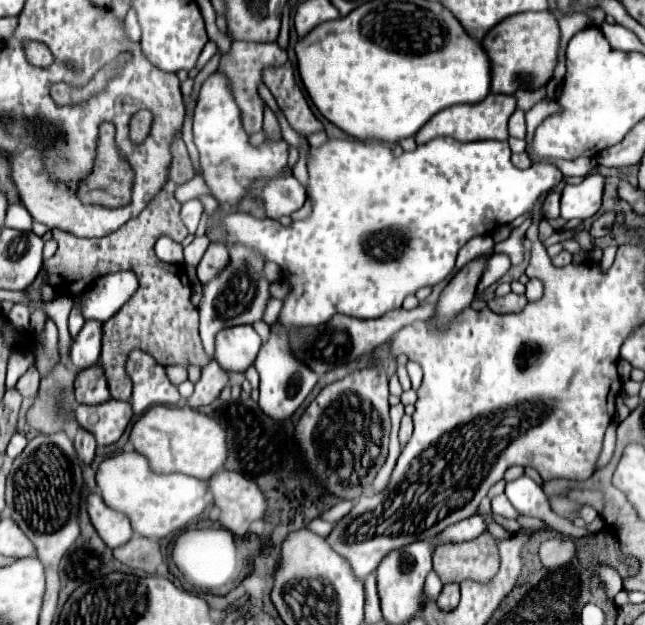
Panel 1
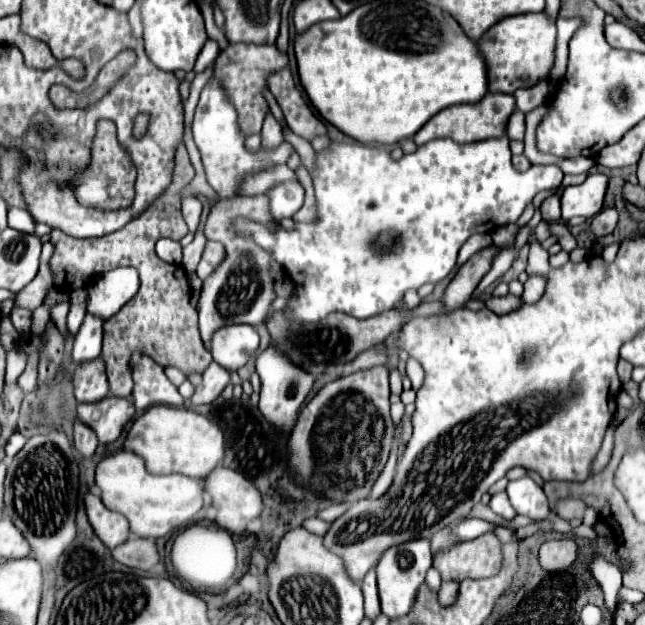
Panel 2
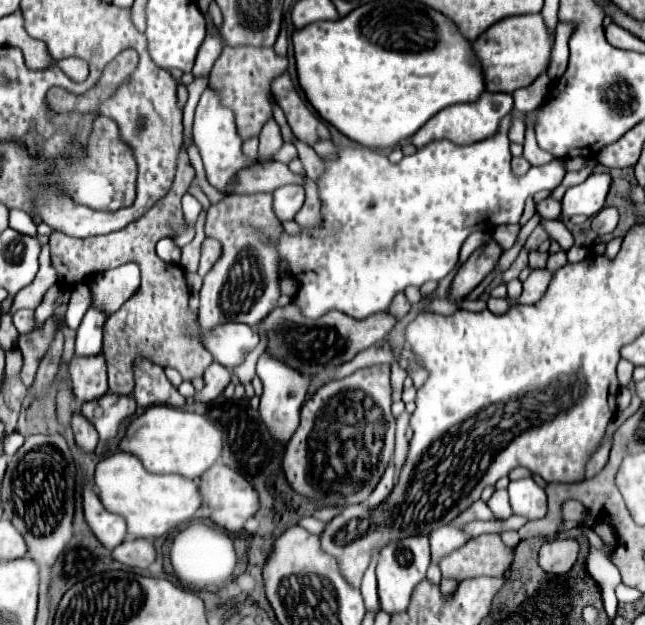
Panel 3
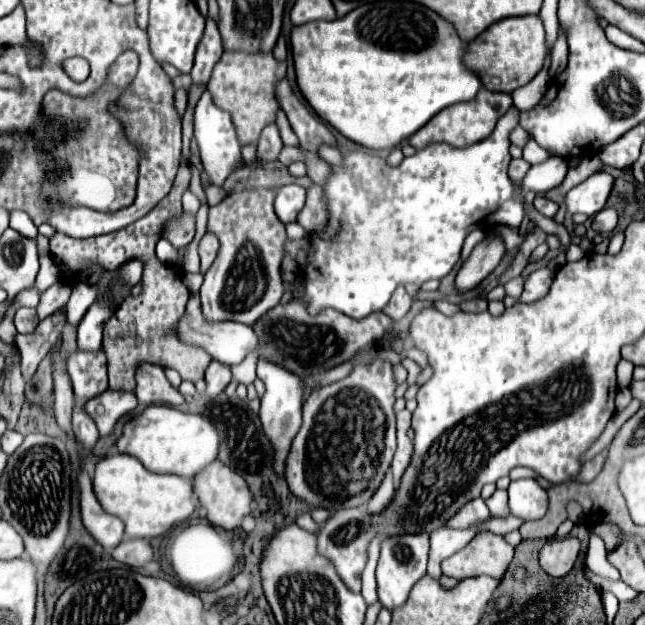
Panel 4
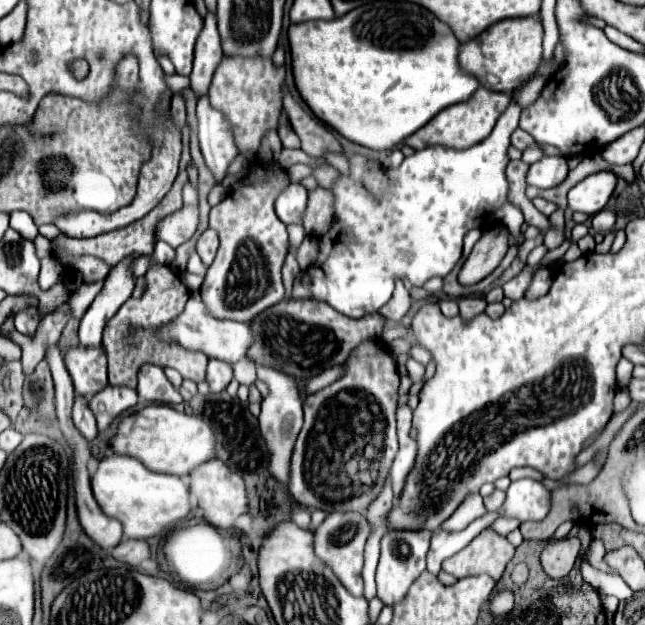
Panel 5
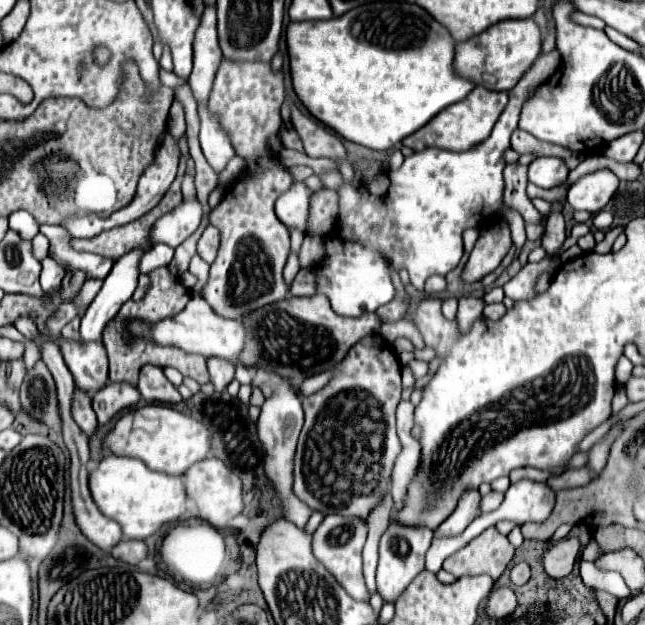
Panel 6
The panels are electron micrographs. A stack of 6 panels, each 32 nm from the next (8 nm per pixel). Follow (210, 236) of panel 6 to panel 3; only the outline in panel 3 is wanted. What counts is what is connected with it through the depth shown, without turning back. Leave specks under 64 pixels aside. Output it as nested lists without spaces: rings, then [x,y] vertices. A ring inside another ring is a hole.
[[[204,238],[202,242],[202,258],[200,258],[200,268],[198,268],[198,274],[200,276],[206,276],[212,268],[212,264],[220,258],[220,250],[222,250],[222,244],[214,238]]]

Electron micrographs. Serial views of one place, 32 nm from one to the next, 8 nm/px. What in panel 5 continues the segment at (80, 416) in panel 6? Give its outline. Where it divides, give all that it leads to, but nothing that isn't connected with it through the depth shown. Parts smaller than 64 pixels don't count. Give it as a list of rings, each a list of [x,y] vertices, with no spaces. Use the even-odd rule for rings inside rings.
[[[76,396],[74,410],[72,410],[72,418],[74,418],[76,428],[84,434],[84,438],[88,442],[92,442],[96,438],[96,434],[98,434],[98,428],[96,428],[96,418],[92,416],[92,412],[88,408],[88,398]]]

